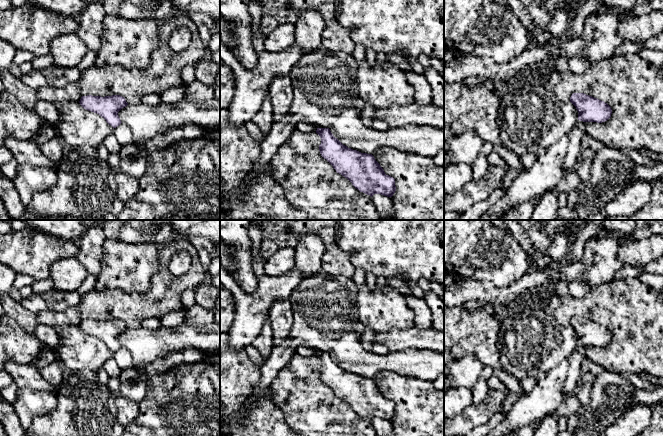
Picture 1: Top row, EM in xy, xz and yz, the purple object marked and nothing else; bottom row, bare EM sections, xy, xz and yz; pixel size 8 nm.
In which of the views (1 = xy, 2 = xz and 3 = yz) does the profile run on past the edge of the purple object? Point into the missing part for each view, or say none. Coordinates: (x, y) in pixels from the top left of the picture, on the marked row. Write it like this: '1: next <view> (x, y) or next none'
1: next none
2: next none
3: next none

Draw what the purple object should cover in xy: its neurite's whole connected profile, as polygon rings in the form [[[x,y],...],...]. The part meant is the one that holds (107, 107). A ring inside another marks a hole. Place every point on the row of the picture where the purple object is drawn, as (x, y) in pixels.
[[[87,95],[82,96],[79,103],[84,109],[99,114],[113,128],[122,123],[118,112],[128,105],[125,98],[120,95],[105,97]]]

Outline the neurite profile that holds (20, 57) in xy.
[[[17,51],[13,58],[13,64],[20,66],[25,62],[31,62],[33,58],[33,54],[28,51]]]

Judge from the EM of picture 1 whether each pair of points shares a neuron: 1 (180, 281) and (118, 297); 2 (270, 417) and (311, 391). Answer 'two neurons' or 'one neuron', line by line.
1: one neuron
2: two neurons

